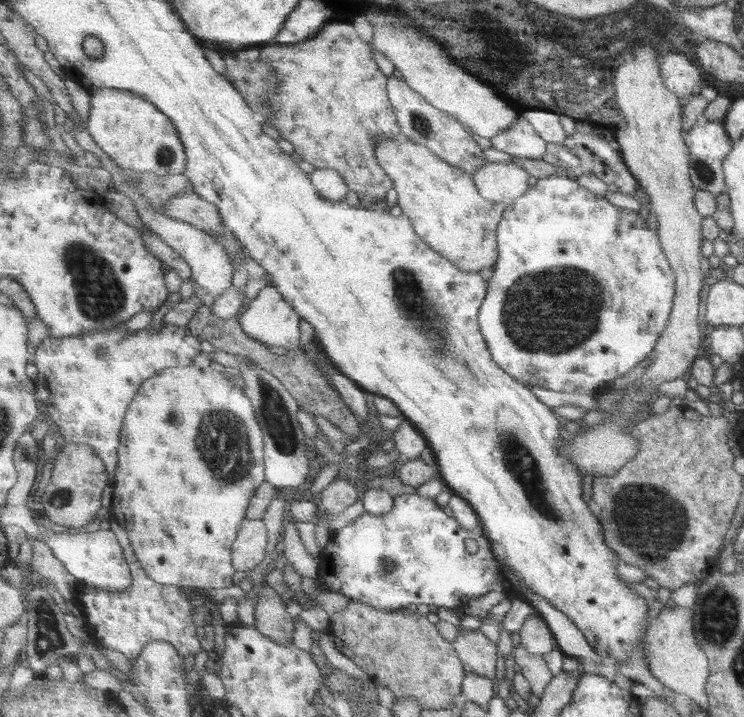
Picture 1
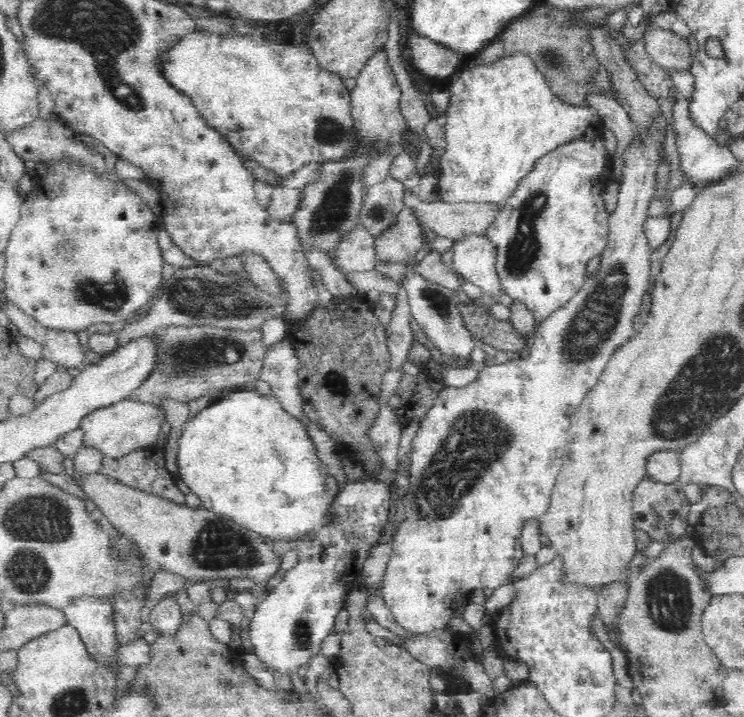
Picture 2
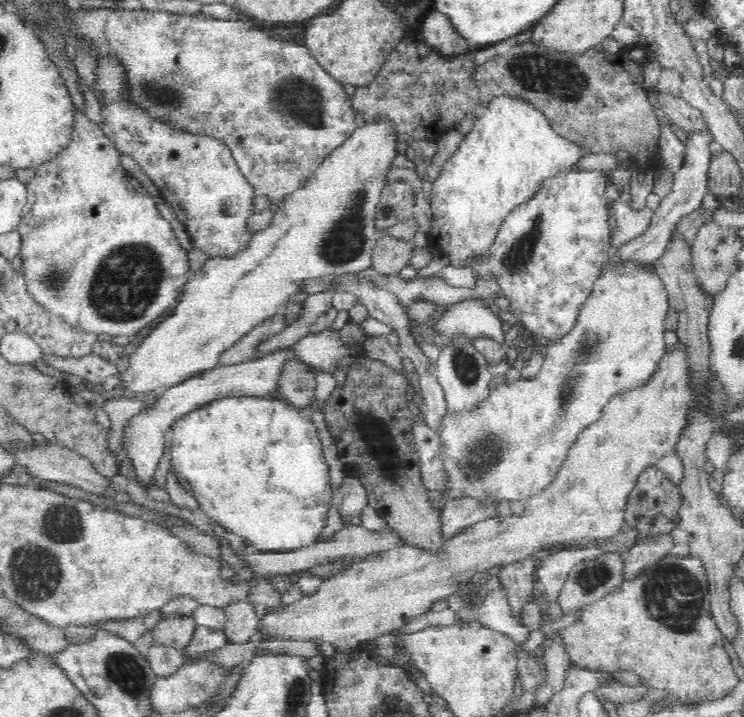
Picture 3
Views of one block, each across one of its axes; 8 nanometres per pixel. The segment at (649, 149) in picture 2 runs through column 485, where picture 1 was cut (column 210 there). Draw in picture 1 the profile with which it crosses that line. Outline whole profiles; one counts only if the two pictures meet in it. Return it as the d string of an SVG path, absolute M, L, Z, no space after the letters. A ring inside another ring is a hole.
M196 365L169 368L157 377L146 381L125 415L124 428L121 429L119 465L114 477L114 501L109 513L118 528L128 532L136 557L145 572L158 583L203 591L208 588L220 589L233 585L236 567L232 563L232 546L240 533L241 522L246 519L251 499L256 490L266 481L264 458L264 430L253 408L252 399L244 394L243 388L235 386L226 378L226 373L215 372L210 366L205 369Z

